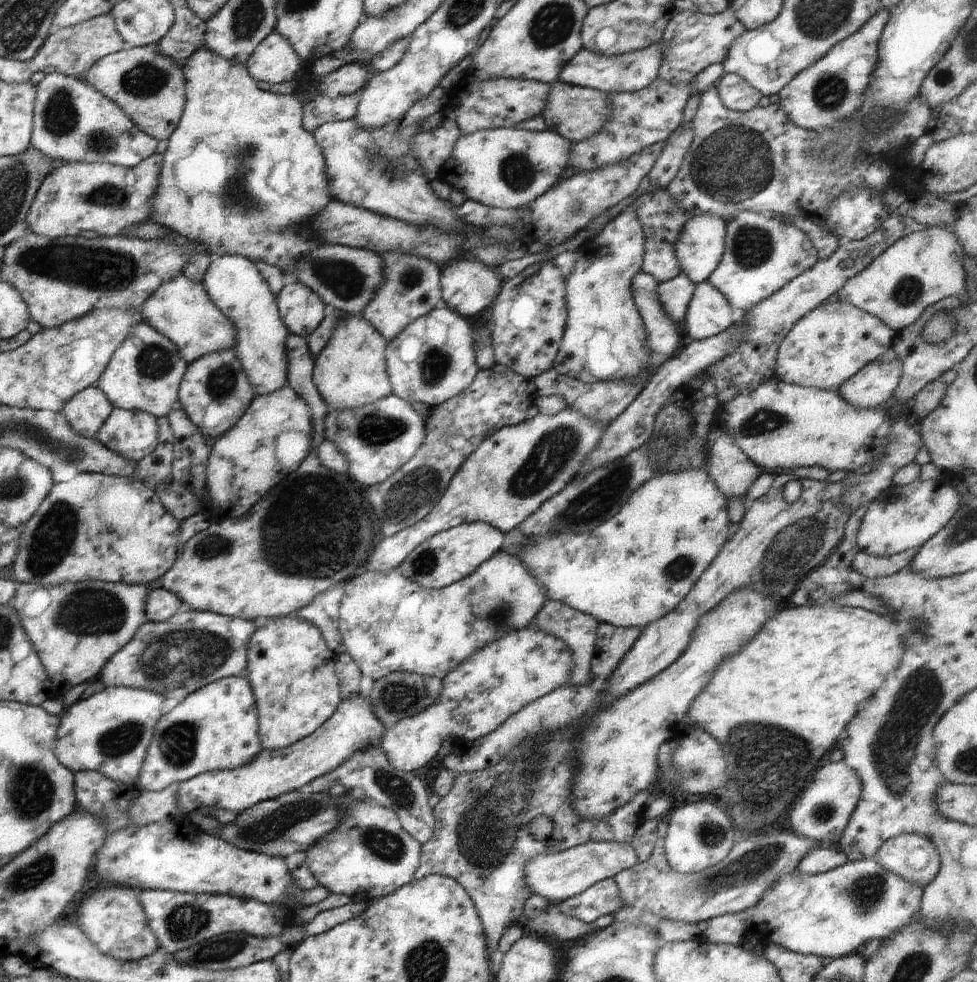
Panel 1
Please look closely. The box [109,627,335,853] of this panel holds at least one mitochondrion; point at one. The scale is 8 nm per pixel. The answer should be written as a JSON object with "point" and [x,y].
{"point":[178,743]}

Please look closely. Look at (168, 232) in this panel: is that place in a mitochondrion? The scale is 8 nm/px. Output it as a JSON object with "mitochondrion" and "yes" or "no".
{"mitochondrion":"no"}

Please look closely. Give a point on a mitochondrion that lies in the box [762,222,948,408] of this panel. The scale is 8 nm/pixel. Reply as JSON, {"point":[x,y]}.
{"point":[908,290]}

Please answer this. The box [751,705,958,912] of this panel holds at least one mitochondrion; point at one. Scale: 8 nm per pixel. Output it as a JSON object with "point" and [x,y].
{"point":[825,812]}

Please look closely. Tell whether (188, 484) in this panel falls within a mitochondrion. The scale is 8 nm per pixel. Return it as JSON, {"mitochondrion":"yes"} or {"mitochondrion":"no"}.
{"mitochondrion":"no"}

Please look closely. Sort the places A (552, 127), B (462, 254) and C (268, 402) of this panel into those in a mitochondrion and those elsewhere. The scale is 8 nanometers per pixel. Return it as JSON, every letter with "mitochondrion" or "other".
{"A":"other","B":"other","C":"other"}

